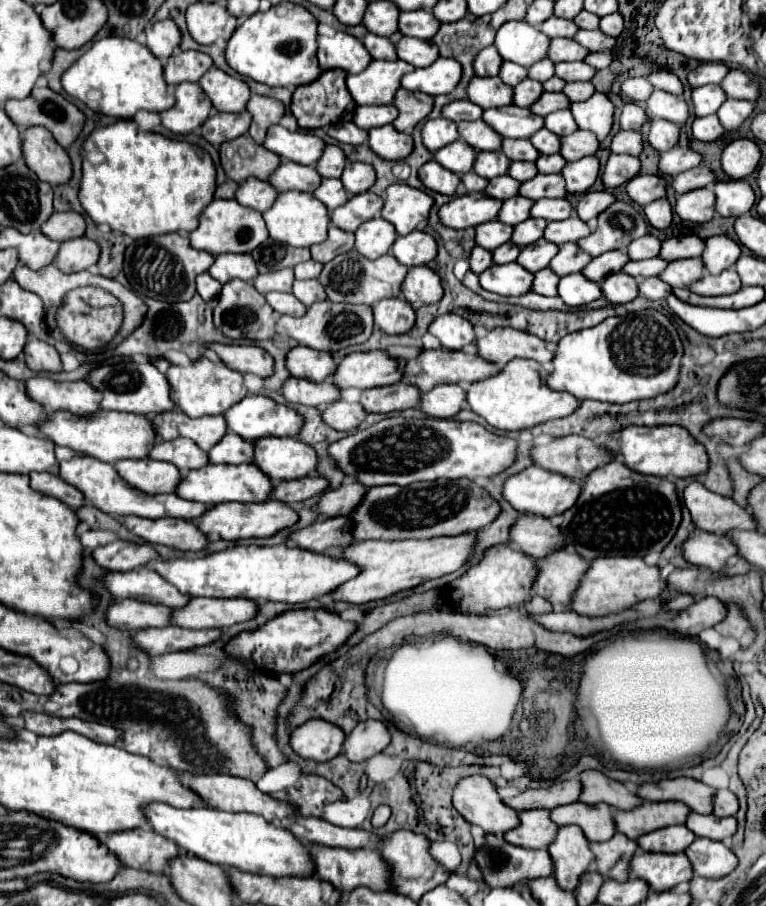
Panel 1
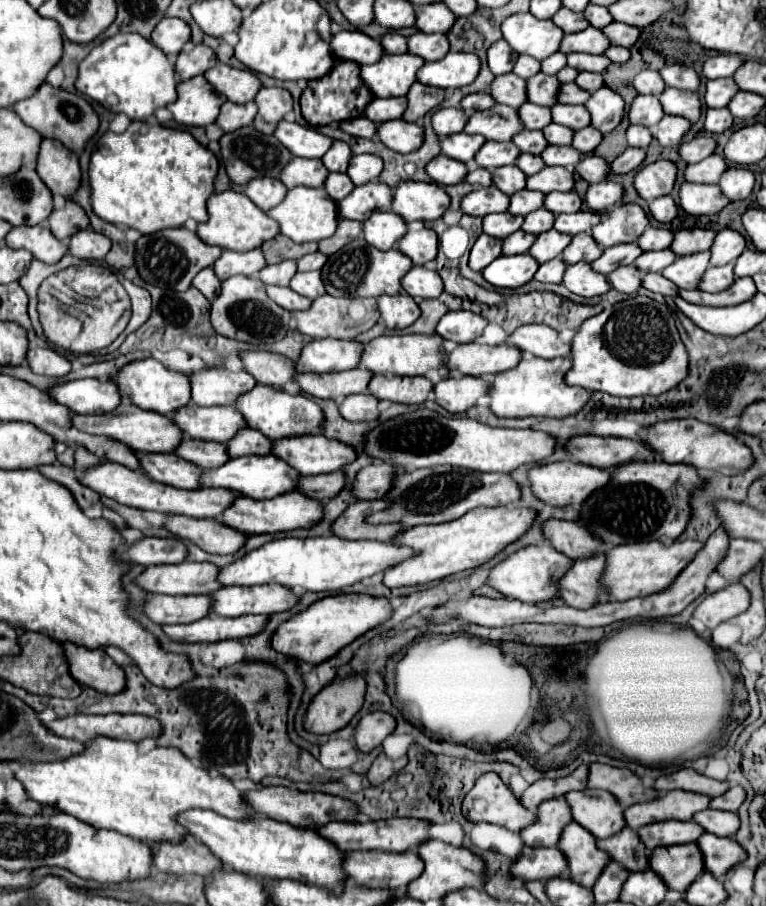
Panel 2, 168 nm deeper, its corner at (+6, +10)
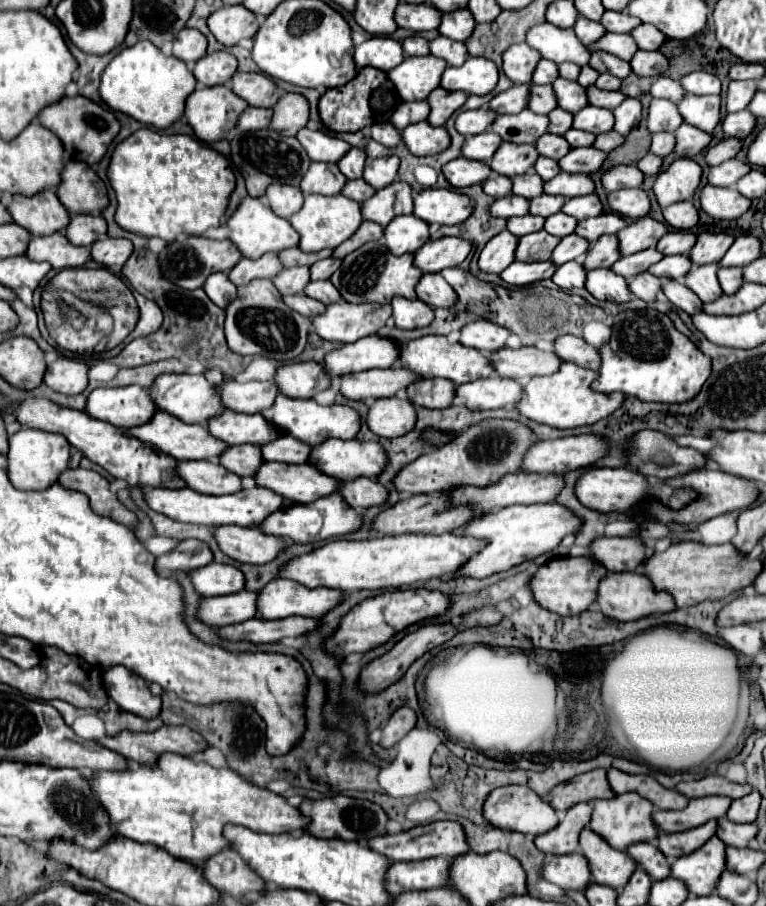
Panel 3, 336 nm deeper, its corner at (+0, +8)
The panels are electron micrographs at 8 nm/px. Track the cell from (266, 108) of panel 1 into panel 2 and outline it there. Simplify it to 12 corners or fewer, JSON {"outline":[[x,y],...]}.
{"outline":[[261,87],[251,127],[271,135],[293,109],[287,89]]}

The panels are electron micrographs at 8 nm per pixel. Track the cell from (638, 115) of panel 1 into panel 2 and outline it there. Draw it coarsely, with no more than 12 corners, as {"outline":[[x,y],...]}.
{"outline":[[637,95],[629,107],[633,125],[653,127],[661,121],[655,95]]}

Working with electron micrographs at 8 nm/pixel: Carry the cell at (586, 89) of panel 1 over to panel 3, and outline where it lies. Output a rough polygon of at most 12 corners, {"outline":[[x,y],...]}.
{"outline":[[611,73],[597,79],[597,87],[605,91],[619,91],[621,79]]}

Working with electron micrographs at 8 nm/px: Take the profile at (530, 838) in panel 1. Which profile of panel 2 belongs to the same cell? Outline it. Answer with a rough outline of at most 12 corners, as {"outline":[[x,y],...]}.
{"outline":[[563,797],[543,801],[519,833],[529,847],[557,845],[571,821]]}

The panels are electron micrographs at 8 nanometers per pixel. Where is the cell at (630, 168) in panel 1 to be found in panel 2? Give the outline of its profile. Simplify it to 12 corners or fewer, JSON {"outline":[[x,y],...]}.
{"outline":[[627,147],[611,165],[611,173],[635,171],[645,149]]}

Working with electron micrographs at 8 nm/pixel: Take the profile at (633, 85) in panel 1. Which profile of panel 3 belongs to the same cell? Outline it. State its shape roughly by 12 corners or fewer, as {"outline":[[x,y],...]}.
{"outline":[[657,77],[651,95],[679,103],[685,89],[679,81]]}

